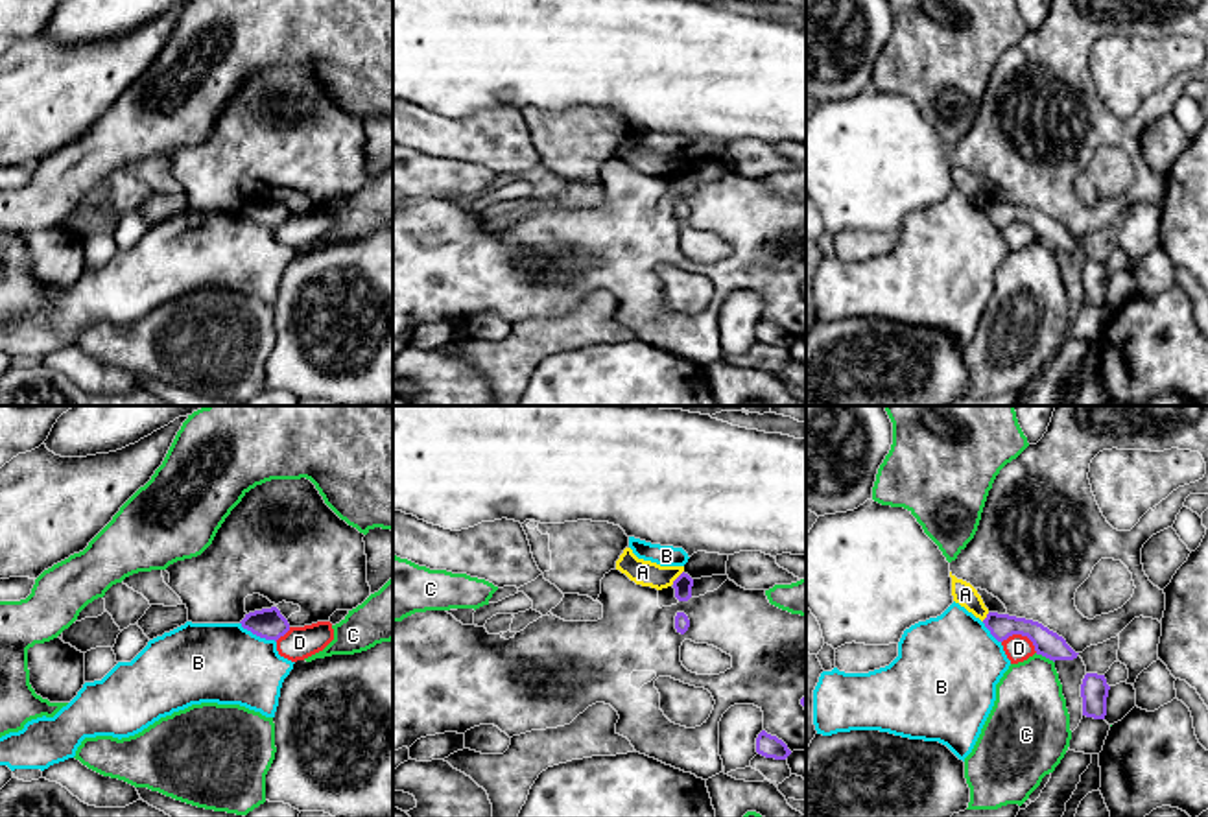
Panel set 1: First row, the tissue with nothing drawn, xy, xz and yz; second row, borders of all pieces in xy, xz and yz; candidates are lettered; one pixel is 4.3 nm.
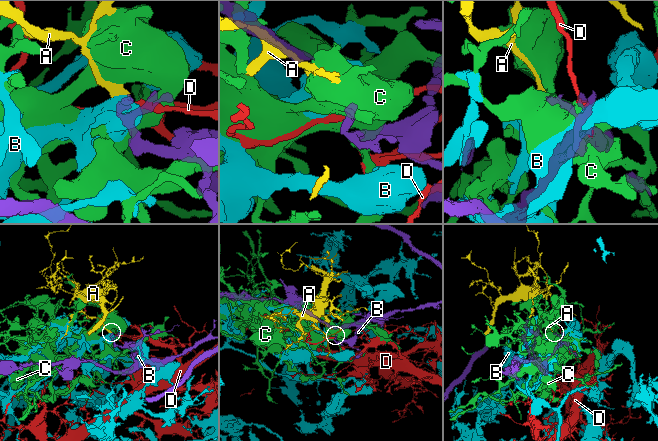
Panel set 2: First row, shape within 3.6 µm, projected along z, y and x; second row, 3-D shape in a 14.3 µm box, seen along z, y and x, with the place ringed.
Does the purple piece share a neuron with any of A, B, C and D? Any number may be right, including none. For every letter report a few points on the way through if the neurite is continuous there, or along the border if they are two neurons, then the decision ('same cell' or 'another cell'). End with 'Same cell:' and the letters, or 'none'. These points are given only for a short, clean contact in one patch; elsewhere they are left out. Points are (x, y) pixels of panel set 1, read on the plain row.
A: border xz (683, 157), (672, 170); another cell
B: another cell
C: another cell
D: another cell
Same cell: none

